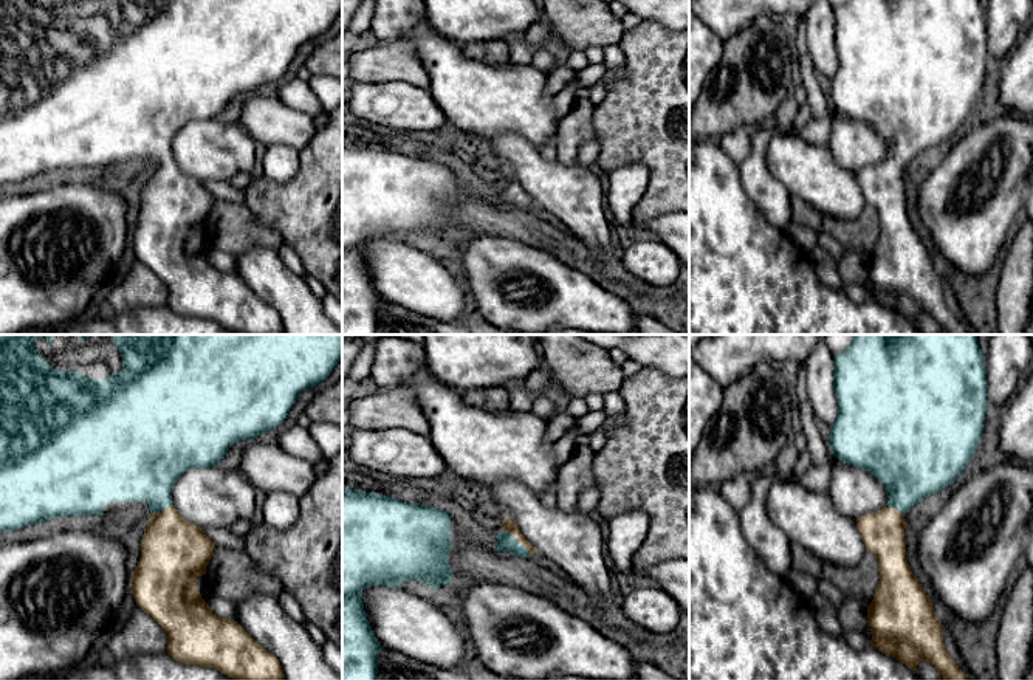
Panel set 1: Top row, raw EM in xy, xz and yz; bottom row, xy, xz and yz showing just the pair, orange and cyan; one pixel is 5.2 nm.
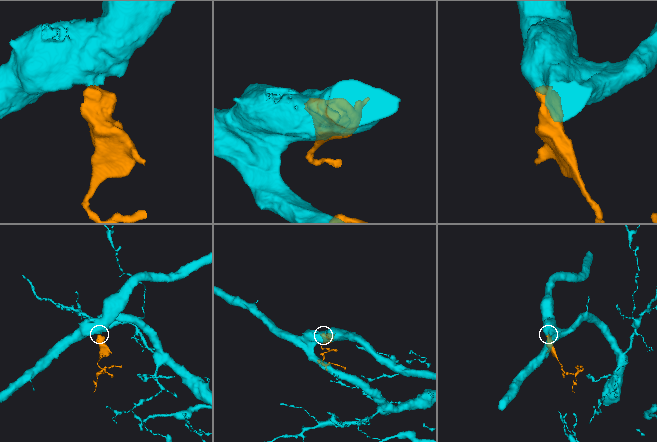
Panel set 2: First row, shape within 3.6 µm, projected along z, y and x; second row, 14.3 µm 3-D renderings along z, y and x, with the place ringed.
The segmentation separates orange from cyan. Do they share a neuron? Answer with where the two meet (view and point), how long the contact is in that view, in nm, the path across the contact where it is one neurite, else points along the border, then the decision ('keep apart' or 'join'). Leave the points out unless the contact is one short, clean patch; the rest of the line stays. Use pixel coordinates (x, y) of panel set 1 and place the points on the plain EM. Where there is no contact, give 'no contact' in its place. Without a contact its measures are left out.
xz (518, 194) | 200 nm | across xz (508, 178), (510, 186), (518, 194), (505, 194) | join

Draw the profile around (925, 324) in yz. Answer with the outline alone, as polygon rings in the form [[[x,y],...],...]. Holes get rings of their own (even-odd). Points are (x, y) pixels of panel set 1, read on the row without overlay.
[[[920,314],[915,322],[915,328],[920,335],[946,335],[935,319],[928,314]]]

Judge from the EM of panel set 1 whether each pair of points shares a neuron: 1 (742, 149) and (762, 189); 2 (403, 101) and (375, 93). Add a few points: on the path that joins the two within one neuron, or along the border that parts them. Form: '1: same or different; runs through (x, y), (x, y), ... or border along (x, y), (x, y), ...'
1: different; border along (751, 135), (751, 151), (737, 164)
2: same; runs through (397, 101), (381, 99)

